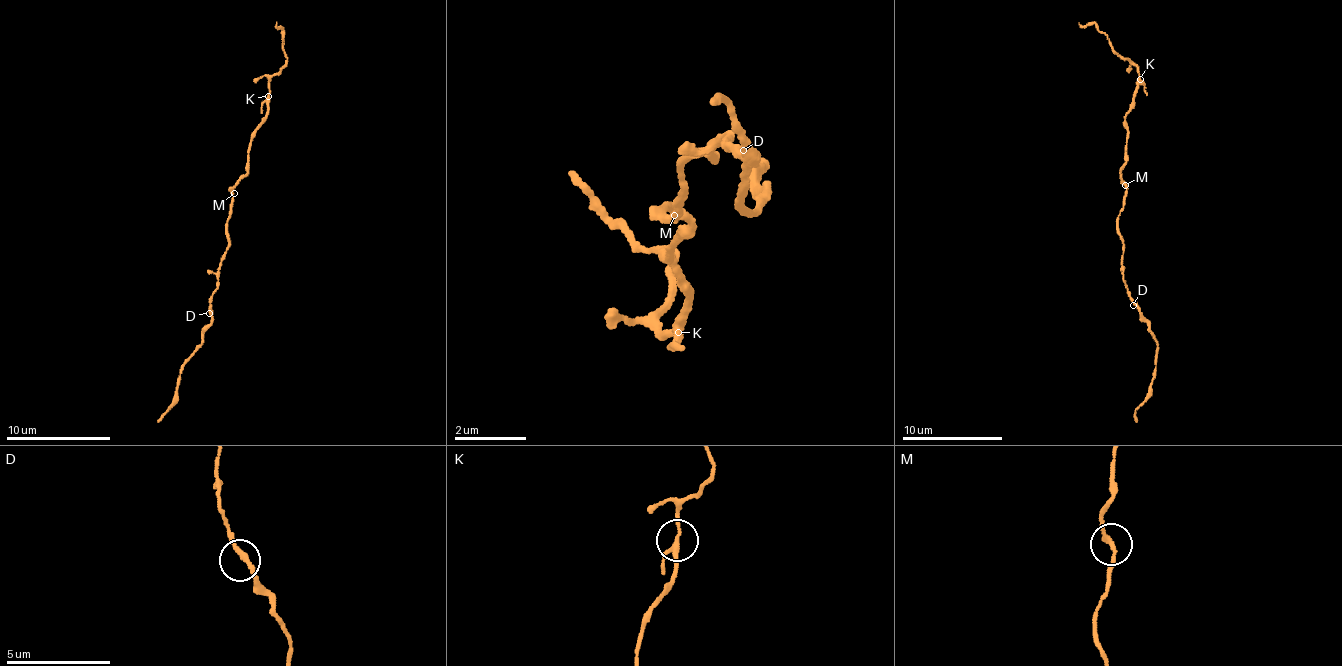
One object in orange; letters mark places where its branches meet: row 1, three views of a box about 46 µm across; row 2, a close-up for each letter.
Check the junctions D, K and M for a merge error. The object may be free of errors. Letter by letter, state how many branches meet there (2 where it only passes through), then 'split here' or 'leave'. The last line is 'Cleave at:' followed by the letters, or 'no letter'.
D: 2 branches meet; leave
K: 3 branches meet; split here
M: 2 branches meet; leave
Cleave at: K

